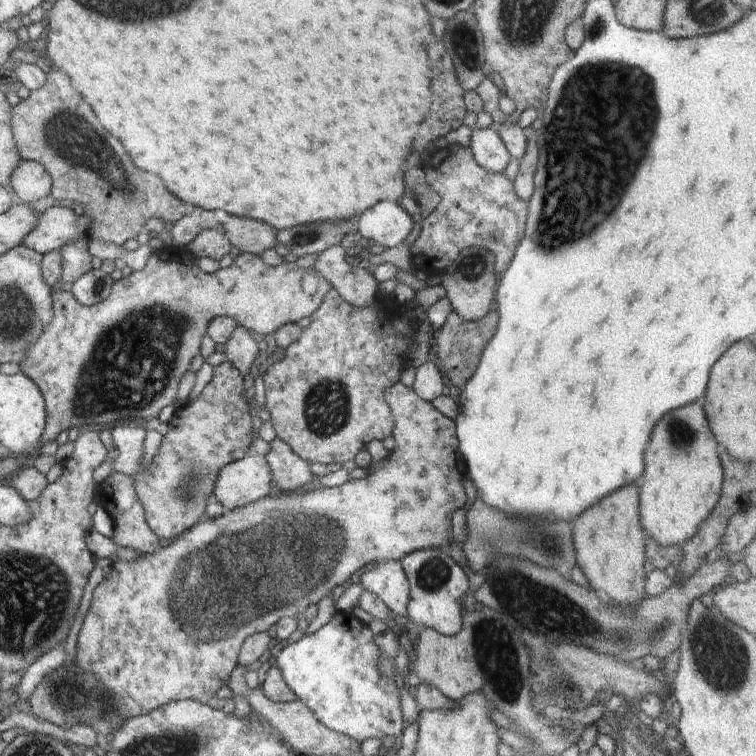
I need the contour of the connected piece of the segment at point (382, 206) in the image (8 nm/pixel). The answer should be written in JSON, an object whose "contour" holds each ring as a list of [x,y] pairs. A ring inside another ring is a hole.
{"contour":[[[396,201],[377,202],[358,216],[359,234],[386,248],[401,245],[412,227],[410,215]]]}

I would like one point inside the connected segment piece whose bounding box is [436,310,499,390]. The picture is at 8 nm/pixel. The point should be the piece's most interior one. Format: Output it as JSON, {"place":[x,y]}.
{"place":[461,343]}

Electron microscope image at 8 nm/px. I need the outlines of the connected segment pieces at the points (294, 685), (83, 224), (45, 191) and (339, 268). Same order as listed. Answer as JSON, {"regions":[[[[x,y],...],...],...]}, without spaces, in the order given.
{"regions":[[[[336,611],[330,622],[316,632],[306,633],[297,642],[286,646],[273,661],[282,671],[288,688],[308,706],[326,728],[349,736],[361,744],[368,738],[398,737],[406,725],[401,711],[401,692],[394,682],[394,677],[380,674],[380,653],[381,650],[366,623],[351,611]]],[[[56,204],[42,212],[32,229],[21,244],[45,255],[61,248],[76,237],[88,239],[89,219],[80,217],[70,205]]],[[[22,160],[12,173],[9,189],[16,192],[19,202],[34,206],[38,200],[51,194],[51,176],[41,164],[34,161]]],[[[341,245],[331,246],[318,255],[311,268],[316,269],[351,305],[363,309],[378,308],[376,292],[379,288],[375,276],[358,263],[349,265],[346,262],[348,253]]]]}

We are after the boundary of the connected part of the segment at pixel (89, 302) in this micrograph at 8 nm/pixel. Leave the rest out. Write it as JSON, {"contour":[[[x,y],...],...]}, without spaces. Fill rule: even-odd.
{"contour":[[[92,269],[72,283],[72,294],[84,306],[92,306],[108,298],[113,285],[112,277],[106,271]]]}

